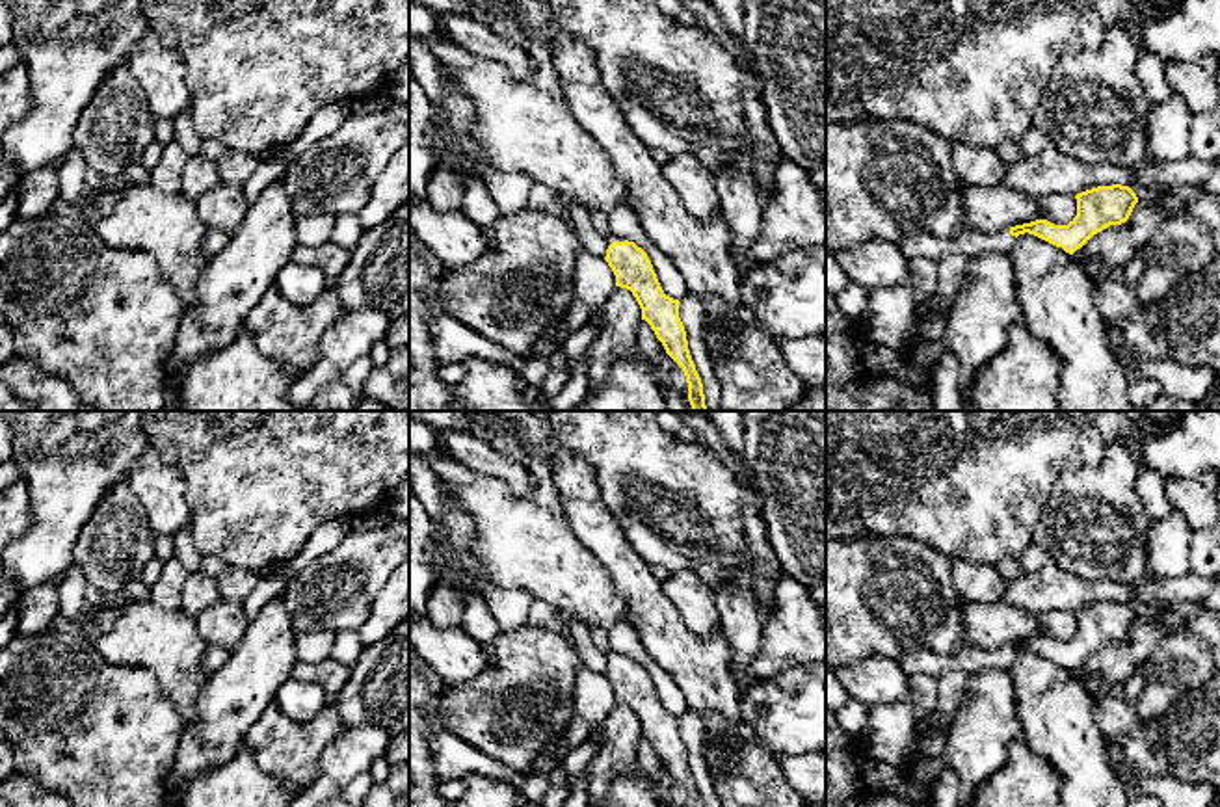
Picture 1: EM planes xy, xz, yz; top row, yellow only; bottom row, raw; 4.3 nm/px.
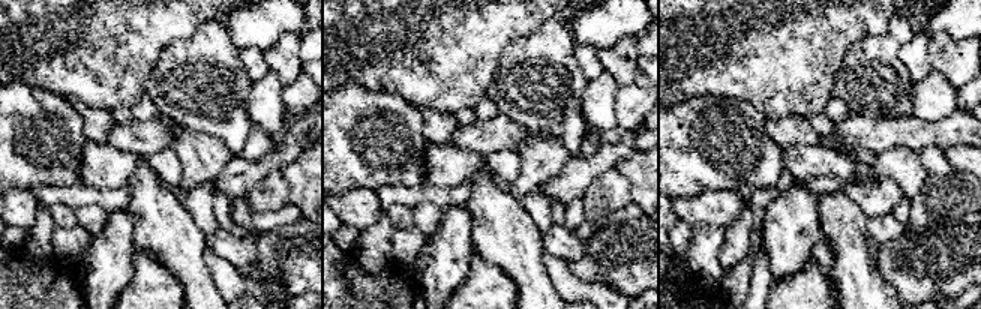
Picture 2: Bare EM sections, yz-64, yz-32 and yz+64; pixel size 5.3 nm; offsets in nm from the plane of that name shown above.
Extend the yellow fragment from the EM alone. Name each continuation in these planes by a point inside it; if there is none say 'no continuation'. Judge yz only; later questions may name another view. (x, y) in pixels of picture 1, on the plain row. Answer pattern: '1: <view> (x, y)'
1: yz (921, 661)

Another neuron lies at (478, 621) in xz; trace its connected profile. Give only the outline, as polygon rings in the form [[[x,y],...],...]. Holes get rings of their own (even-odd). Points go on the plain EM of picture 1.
[[[472,597],[463,606],[463,621],[459,627],[480,645],[489,643],[500,634],[500,627],[482,597]]]

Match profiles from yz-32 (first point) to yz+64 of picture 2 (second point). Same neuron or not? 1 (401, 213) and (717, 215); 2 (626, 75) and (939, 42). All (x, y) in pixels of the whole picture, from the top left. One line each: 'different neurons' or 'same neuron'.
1: different neurons
2: same neuron

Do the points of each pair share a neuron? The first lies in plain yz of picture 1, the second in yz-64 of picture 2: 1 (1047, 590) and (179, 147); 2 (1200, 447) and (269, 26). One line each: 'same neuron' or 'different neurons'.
1: different neurons
2: same neuron

